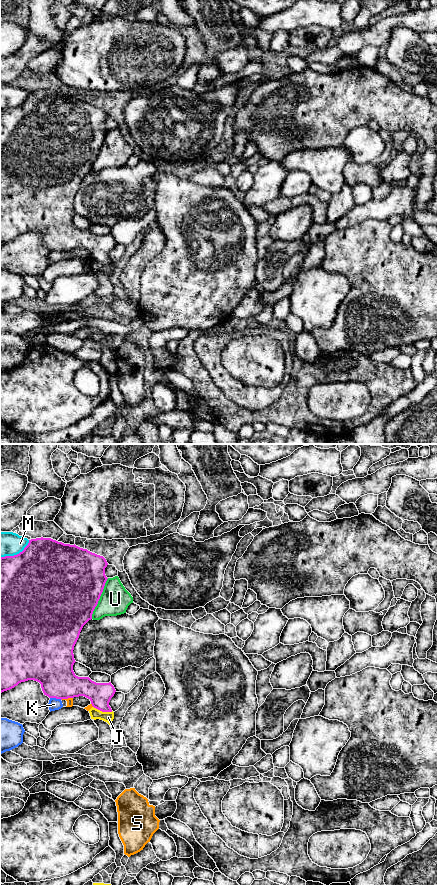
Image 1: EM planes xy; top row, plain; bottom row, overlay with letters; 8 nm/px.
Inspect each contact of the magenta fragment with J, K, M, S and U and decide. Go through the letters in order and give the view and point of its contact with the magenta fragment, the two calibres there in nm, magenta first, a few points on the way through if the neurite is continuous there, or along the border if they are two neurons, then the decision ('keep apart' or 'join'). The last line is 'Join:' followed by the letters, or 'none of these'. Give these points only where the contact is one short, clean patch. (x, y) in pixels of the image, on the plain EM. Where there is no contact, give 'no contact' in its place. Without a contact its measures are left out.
J: meets magenta in xy at (103, 263); 190 nm thick on the magenta side, 90 nm on the other; border along xy (93, 258), (102, 263), (112, 263); keep apart
K: meets magenta in xy at (56, 250); 320 nm thick on the magenta side, 100 nm on the other; keep apart
M: meets magenta in xy at (17, 106); 500 nm thick on the magenta side, 200 nm on the other; keep apart
S: meets magenta in xy at (66, 250); 300 nm thick on the magenta side, 50 nm on the other; keep apart
U: meets magenta in xy at (99, 150); 500 nm thick on the magenta side, 240 nm on the other; keep apart
Join: none of these

